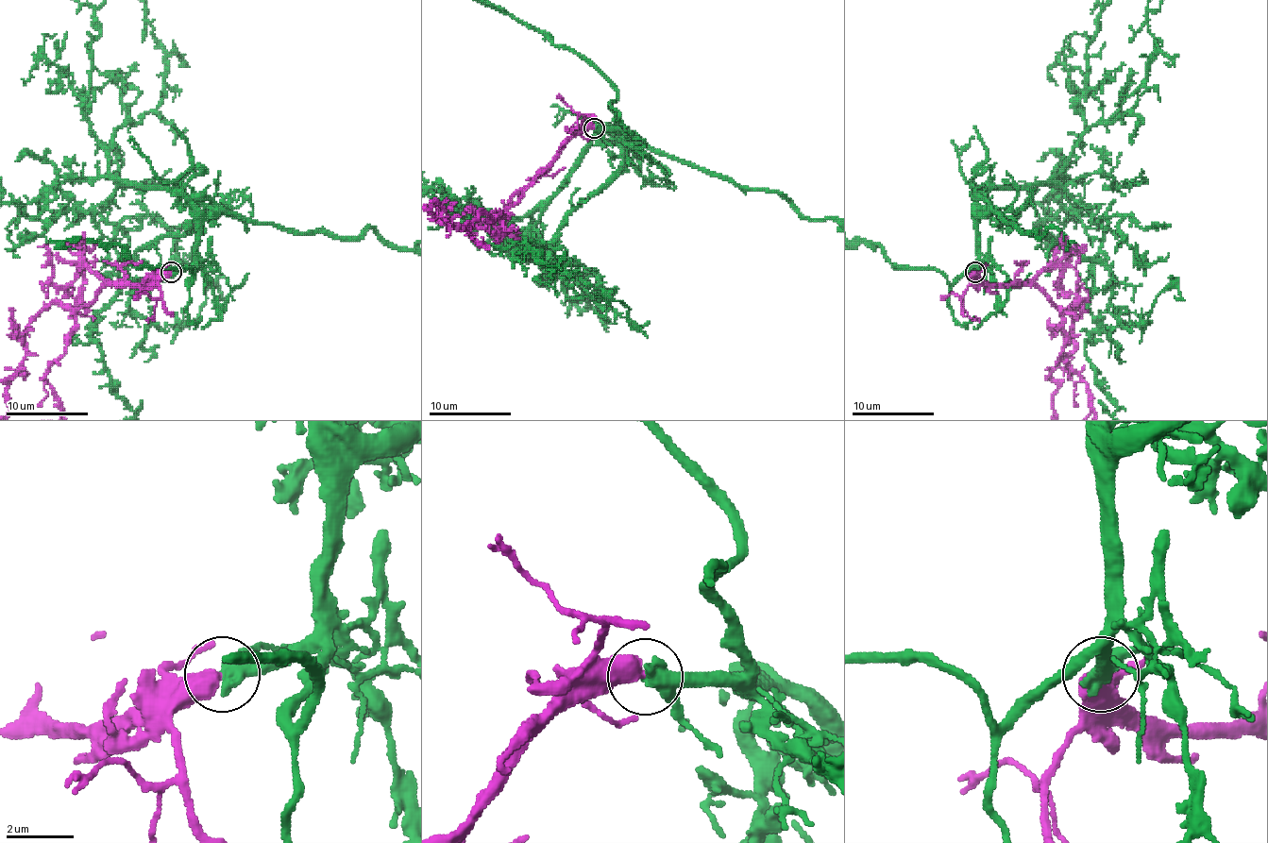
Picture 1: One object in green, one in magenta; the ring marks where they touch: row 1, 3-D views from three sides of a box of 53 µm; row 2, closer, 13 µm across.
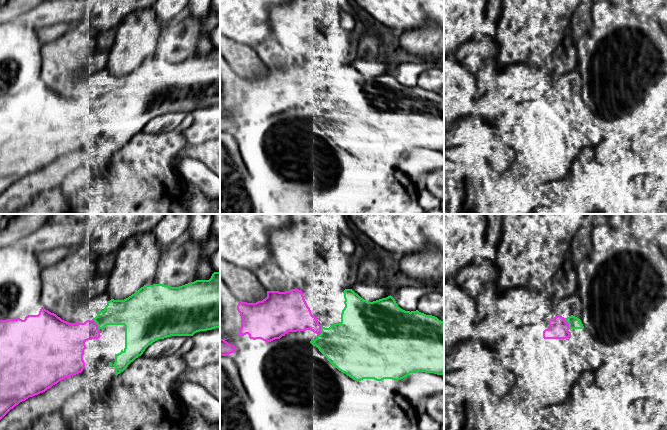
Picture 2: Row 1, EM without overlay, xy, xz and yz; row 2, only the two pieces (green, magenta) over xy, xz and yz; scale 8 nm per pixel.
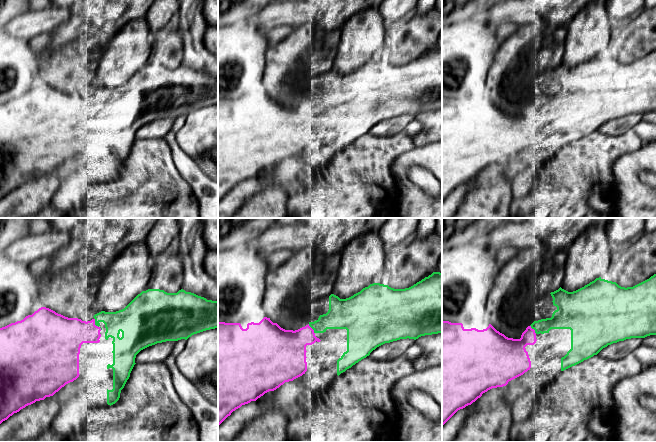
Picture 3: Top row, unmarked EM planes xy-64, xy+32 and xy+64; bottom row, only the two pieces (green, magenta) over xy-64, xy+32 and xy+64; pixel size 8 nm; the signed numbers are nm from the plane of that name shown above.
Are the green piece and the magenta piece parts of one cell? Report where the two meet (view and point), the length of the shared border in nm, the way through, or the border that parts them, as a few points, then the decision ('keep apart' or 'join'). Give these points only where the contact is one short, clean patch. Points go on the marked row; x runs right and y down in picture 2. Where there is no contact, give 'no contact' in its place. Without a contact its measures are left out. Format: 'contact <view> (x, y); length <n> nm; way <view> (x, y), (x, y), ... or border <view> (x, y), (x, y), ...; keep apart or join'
contact yz (568, 323); length 100 nm; join

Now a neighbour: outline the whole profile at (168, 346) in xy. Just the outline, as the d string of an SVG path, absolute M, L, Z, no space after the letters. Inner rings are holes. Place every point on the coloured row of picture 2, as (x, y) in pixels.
M171 336L159 339L149 345L143 352L146 357L161 357L177 354L188 336Z

